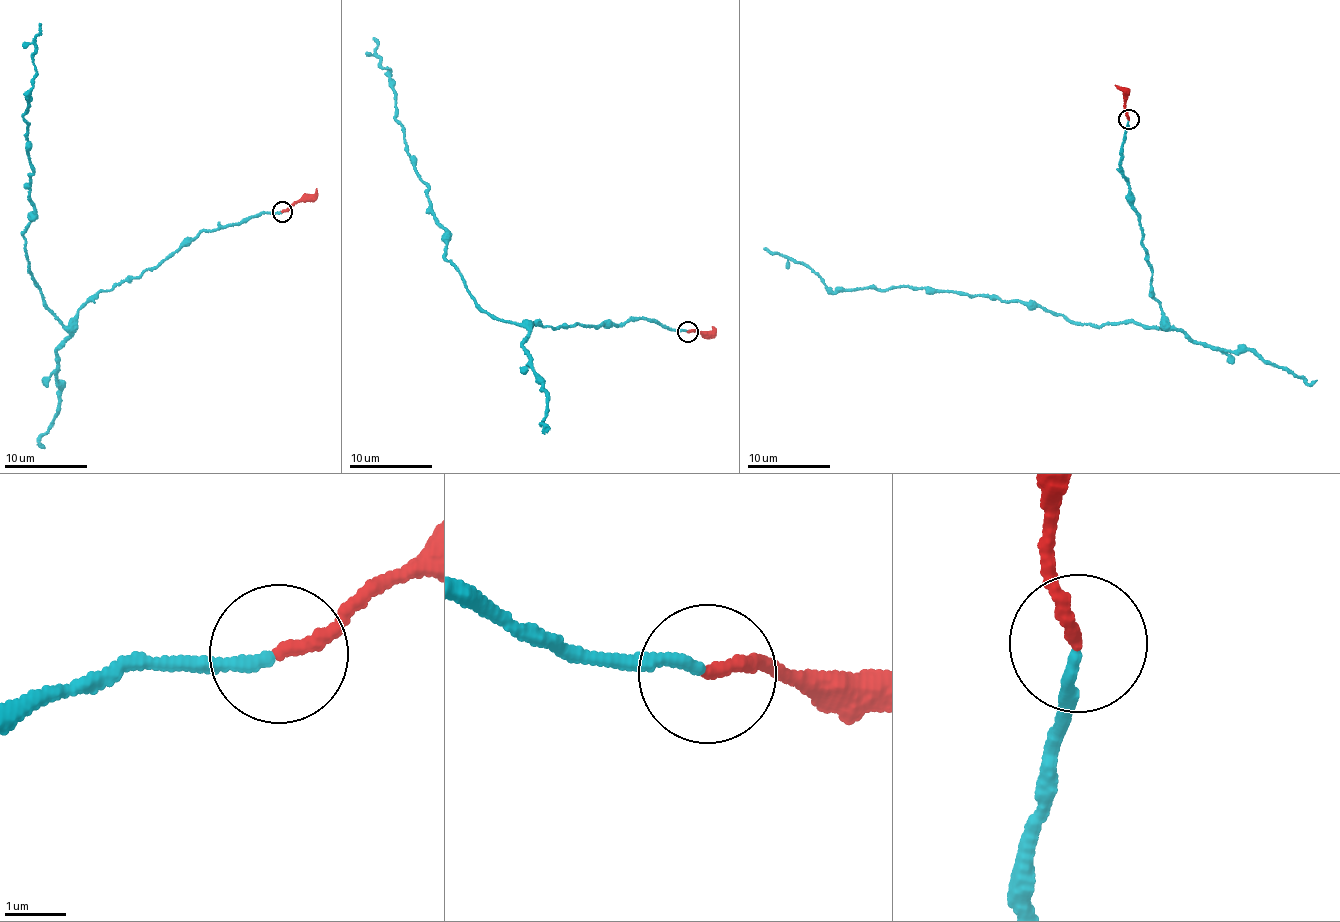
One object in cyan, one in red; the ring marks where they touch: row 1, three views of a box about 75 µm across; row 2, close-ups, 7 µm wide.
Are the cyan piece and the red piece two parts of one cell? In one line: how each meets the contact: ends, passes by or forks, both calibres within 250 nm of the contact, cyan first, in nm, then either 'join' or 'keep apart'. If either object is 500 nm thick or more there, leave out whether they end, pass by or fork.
cyan ends there; red ends there; 180 nm thick on the cyan side, 220 nm on the other; join

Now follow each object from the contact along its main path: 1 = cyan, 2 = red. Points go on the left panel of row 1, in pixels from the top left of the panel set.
1: (282, 211), (199, 231), (60, 325), (23, 235), (36, 211), (23, 118), (39, 23)
2: (282, 211), (300, 201), (306, 201), (317, 189)

